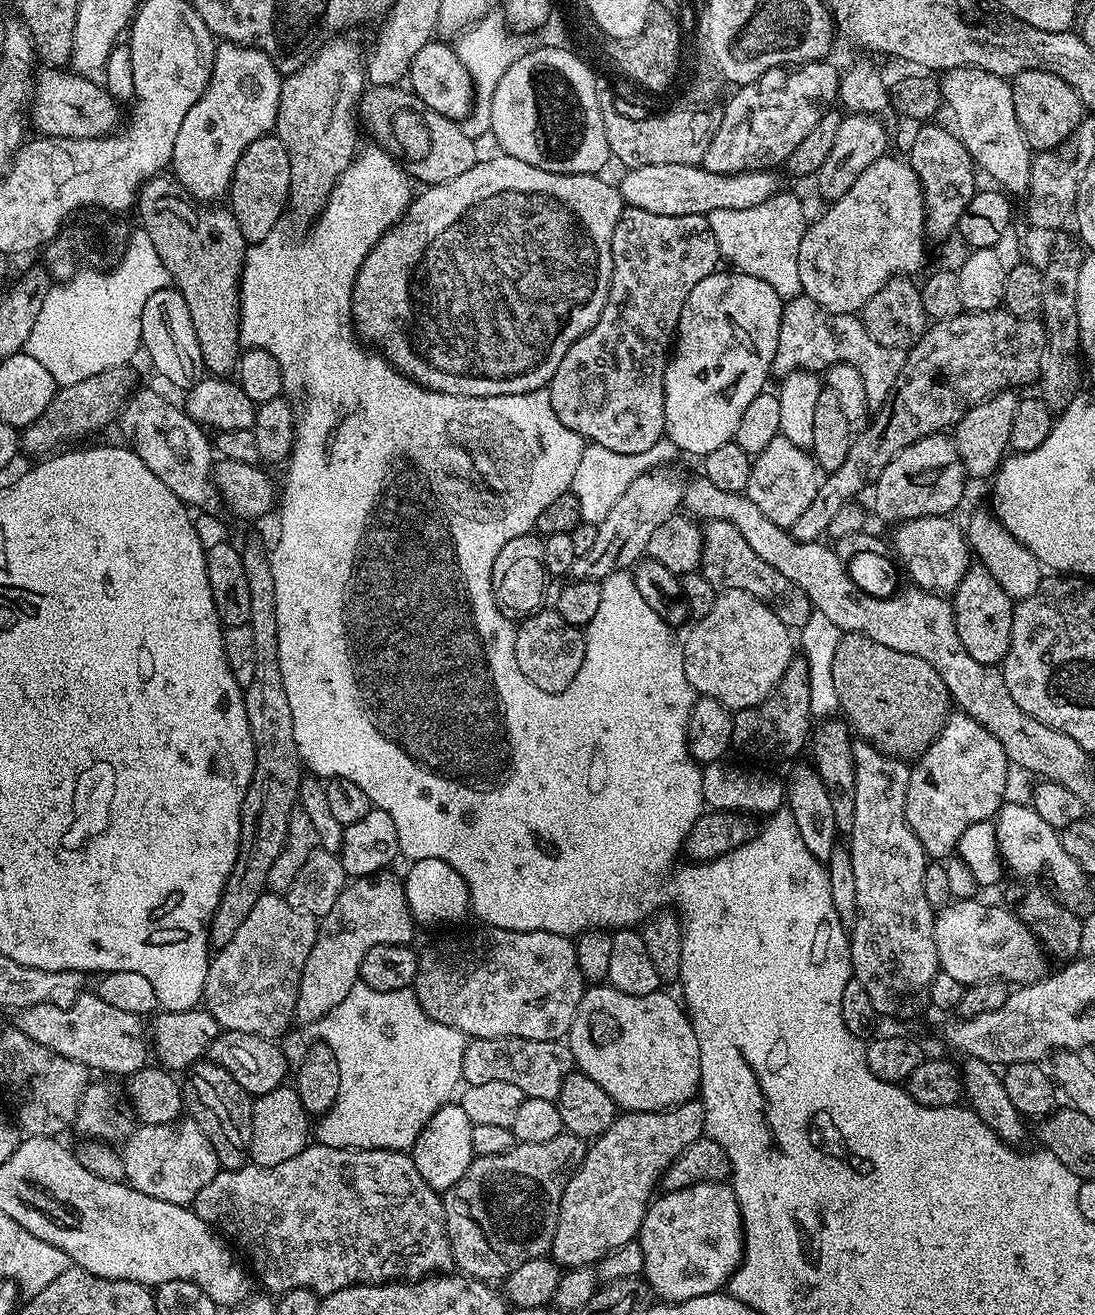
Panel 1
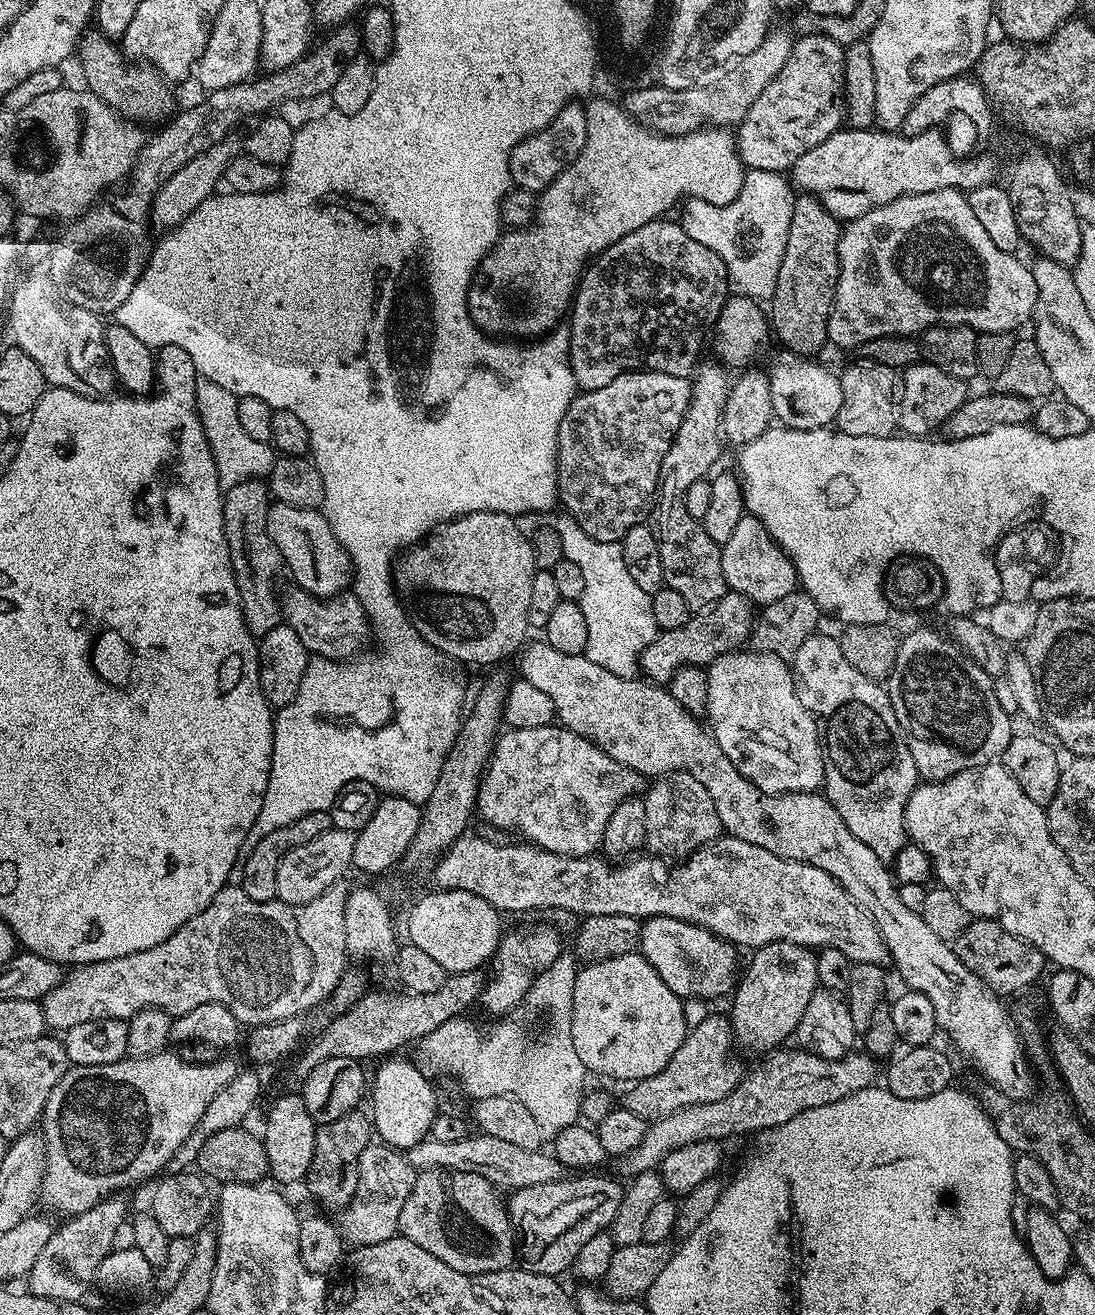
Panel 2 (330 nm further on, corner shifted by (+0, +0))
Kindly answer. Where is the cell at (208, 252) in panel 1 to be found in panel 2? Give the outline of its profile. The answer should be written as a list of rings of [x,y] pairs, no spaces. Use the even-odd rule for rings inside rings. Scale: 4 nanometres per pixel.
[[[89,30],[80,38],[78,60],[83,83],[87,91],[93,92],[106,106],[110,106],[123,119],[133,122],[144,120],[171,121],[178,111],[178,105],[172,101],[169,81],[161,76],[153,64],[133,62],[125,56],[121,45],[98,30]],[[88,83],[88,84],[87,84]]]

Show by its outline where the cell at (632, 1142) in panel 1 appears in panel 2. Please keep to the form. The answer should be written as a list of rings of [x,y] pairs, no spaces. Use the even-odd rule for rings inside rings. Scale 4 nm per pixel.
[[[770,942],[751,953],[748,969],[743,969],[731,993],[730,1023],[735,1043],[752,1052],[771,1053],[779,1049],[784,1039],[795,1033],[810,998],[818,991],[820,983],[817,953],[794,942]]]

